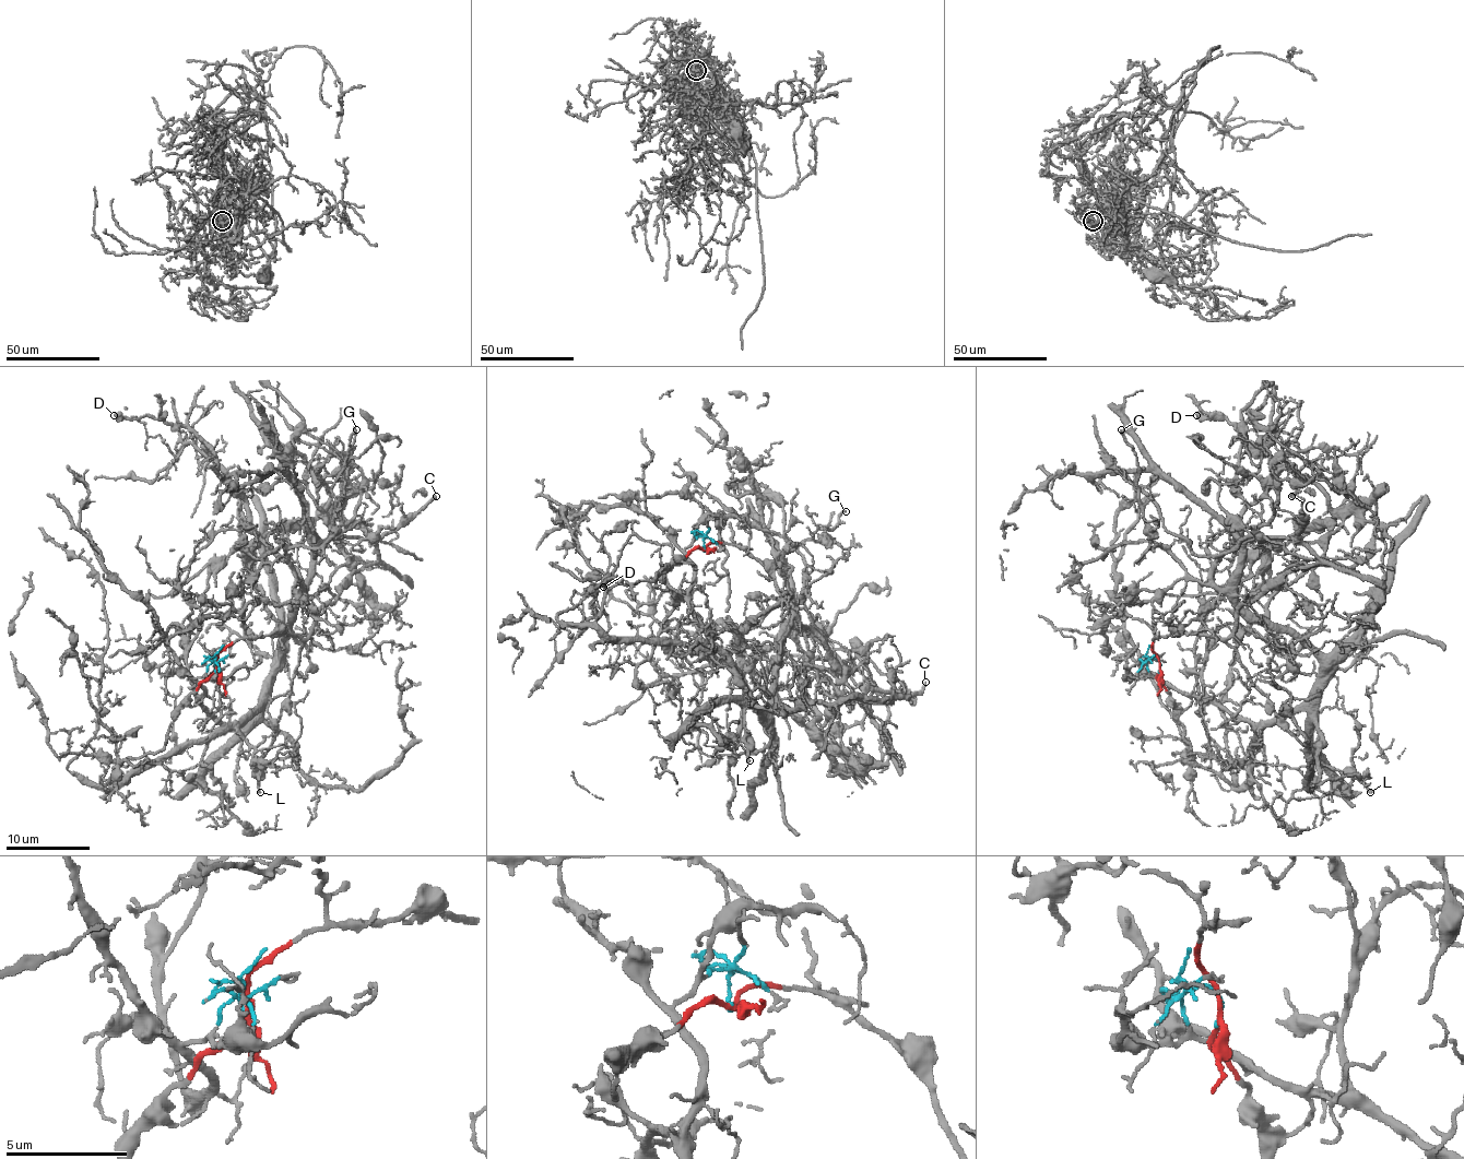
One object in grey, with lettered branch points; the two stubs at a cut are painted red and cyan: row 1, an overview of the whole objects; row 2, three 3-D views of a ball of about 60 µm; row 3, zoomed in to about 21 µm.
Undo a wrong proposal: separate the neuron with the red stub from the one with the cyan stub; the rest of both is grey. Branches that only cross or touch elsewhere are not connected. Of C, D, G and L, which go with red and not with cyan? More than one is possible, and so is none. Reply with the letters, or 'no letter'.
C, L

